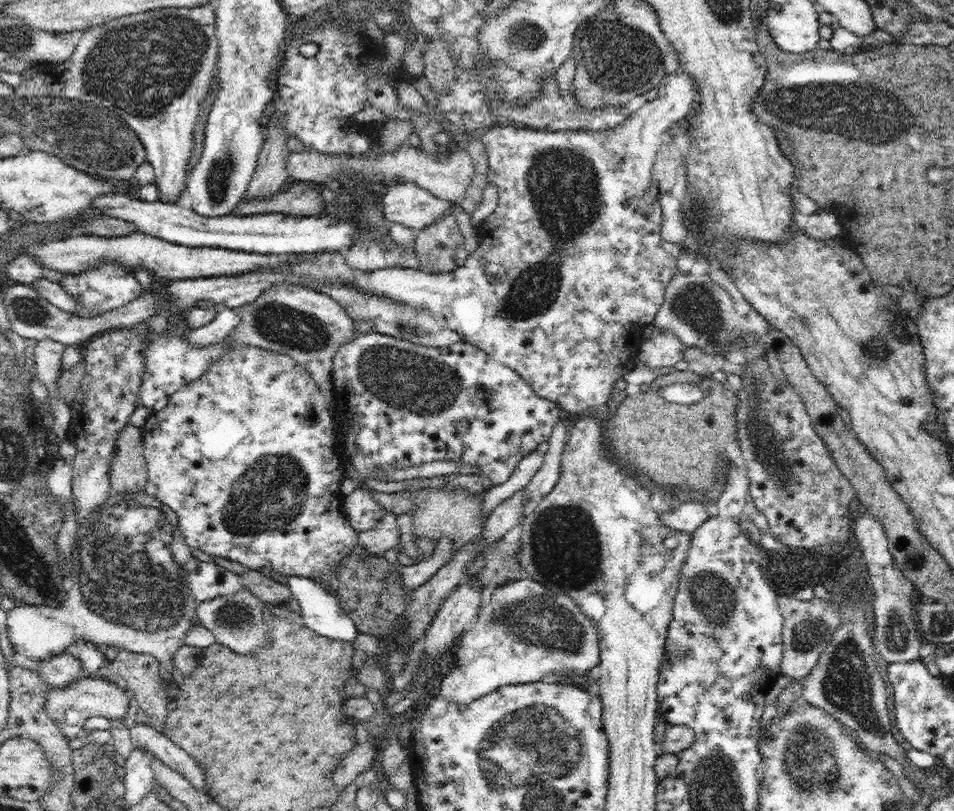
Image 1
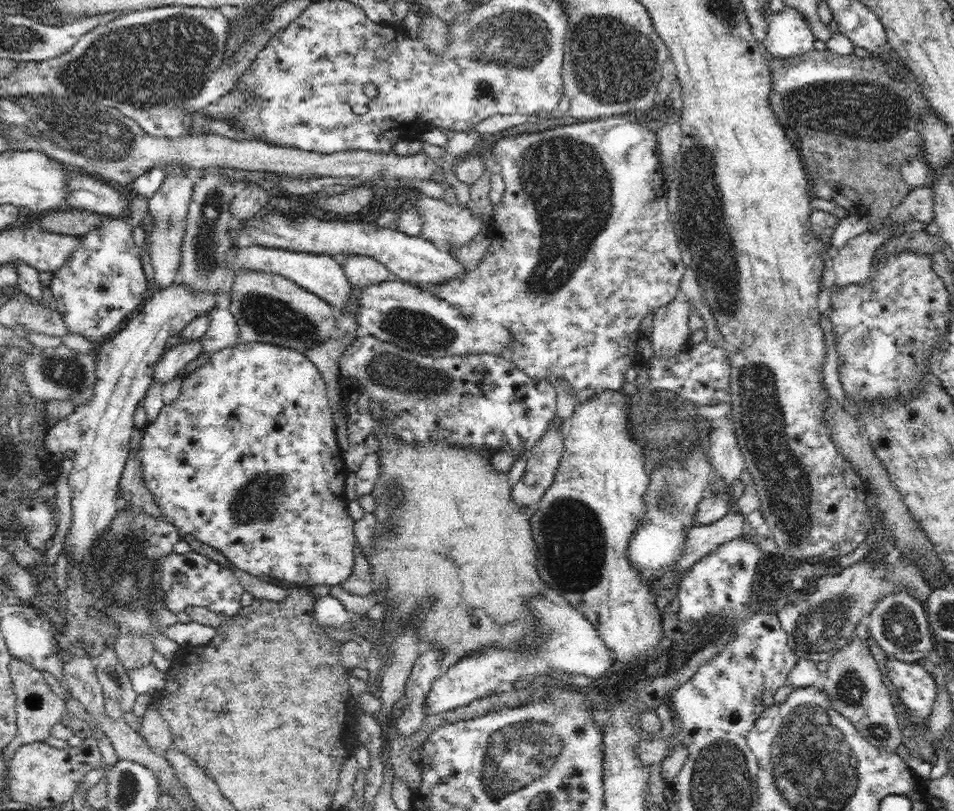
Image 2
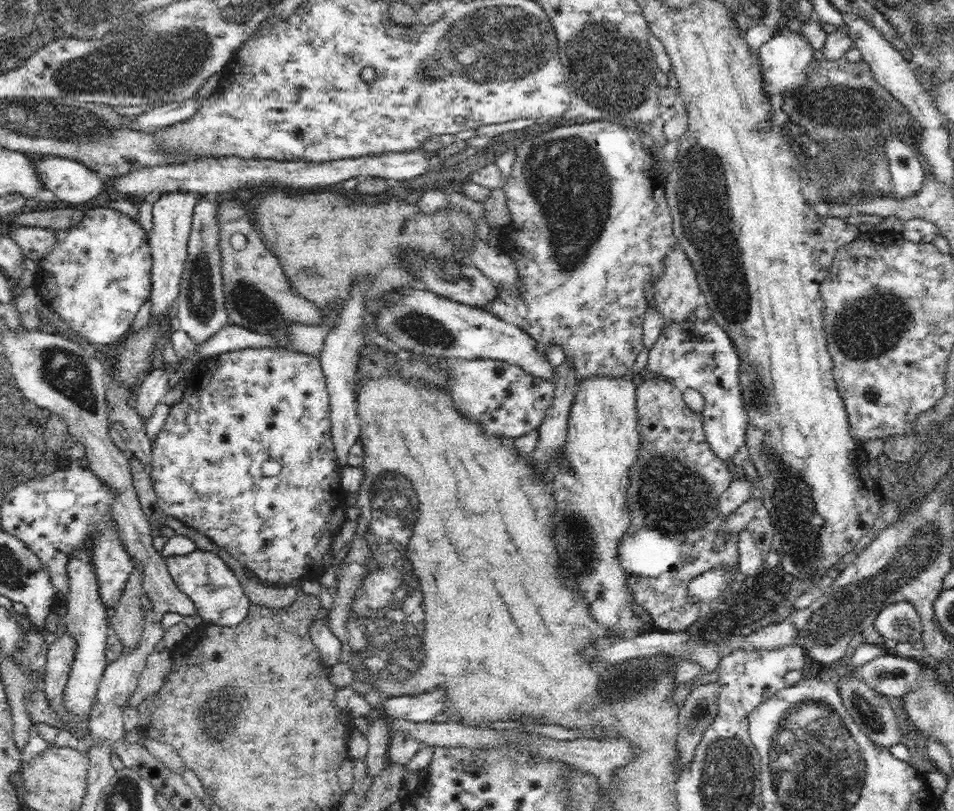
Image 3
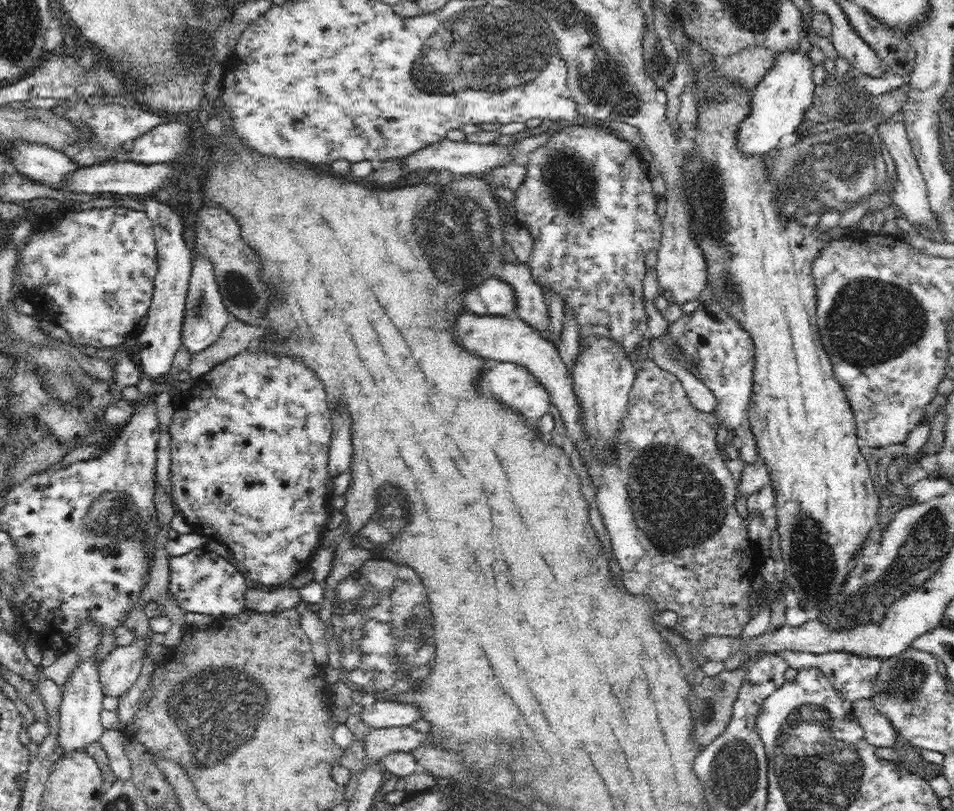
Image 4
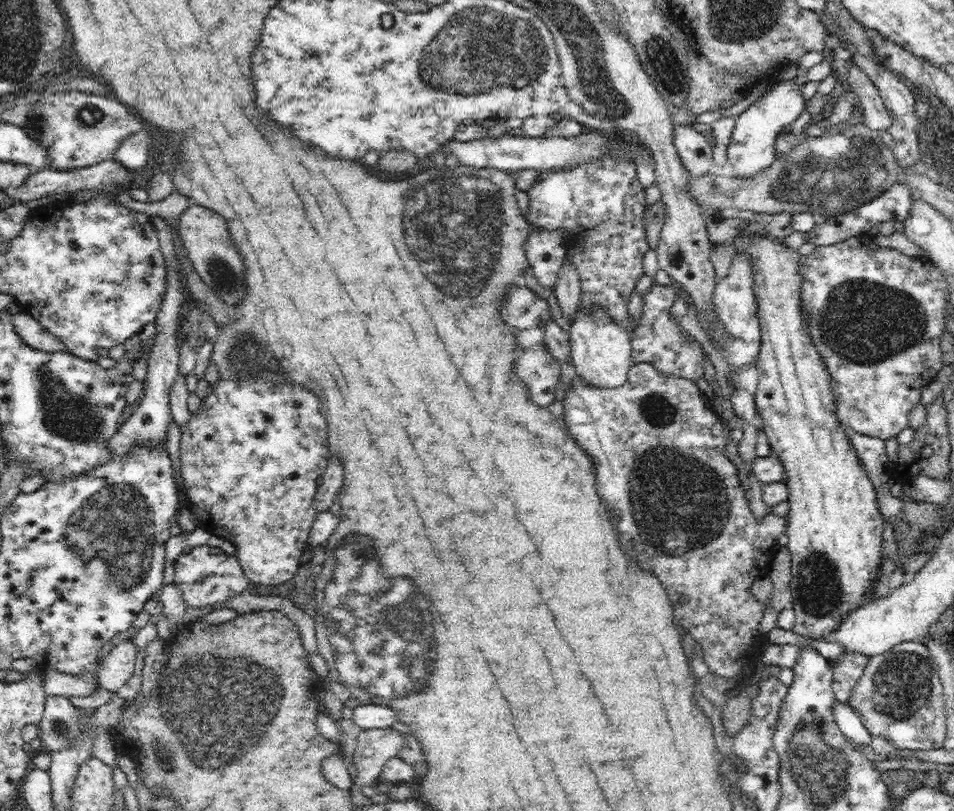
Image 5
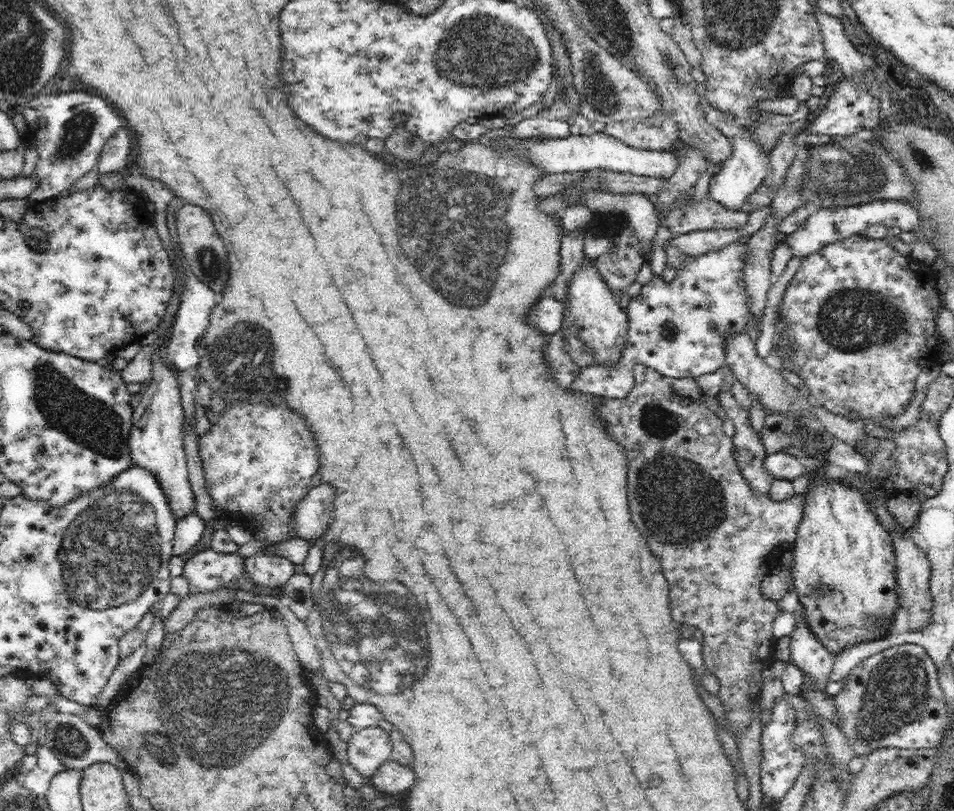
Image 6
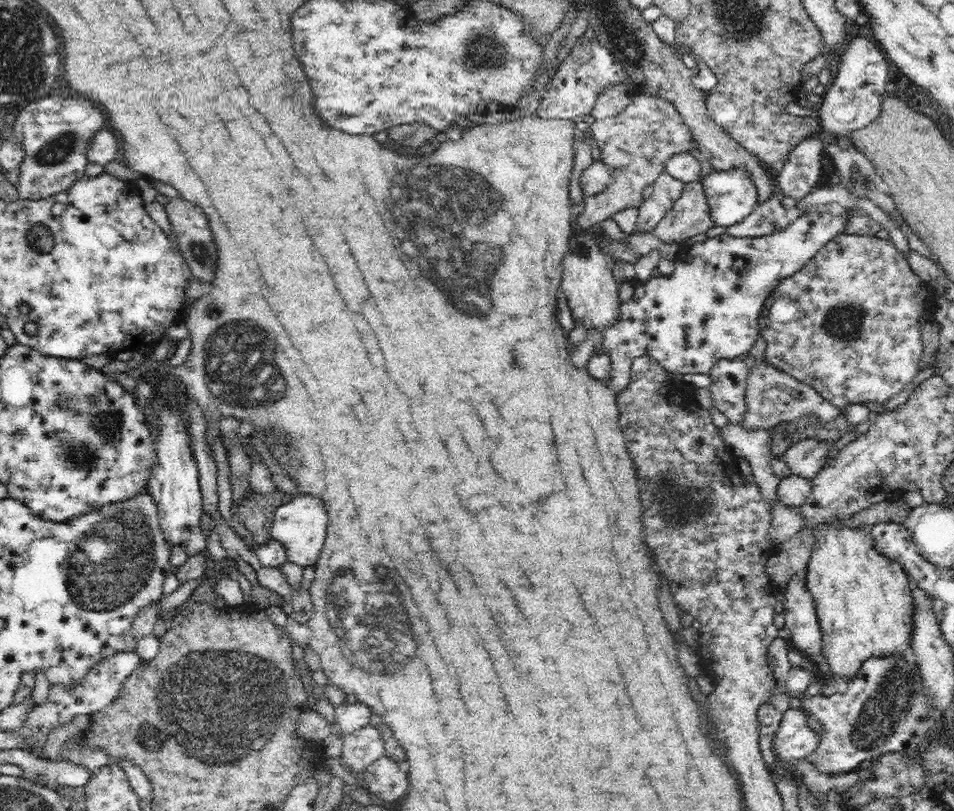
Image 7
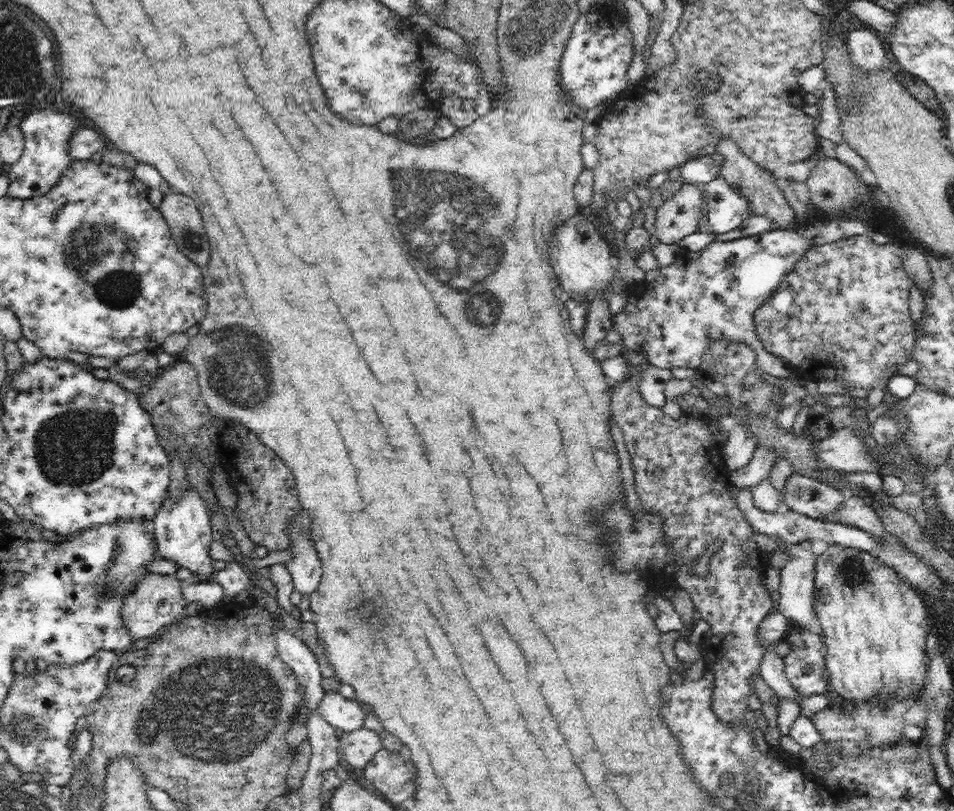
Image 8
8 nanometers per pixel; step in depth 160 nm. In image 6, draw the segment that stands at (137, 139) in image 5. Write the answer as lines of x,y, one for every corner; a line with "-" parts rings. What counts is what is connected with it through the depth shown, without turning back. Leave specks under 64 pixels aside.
123,128
116,130
104,142
102,150
98,154
96,167
99,168
100,174
114,171
122,172
122,168
126,170
130,148
131,142
128,139
127,130

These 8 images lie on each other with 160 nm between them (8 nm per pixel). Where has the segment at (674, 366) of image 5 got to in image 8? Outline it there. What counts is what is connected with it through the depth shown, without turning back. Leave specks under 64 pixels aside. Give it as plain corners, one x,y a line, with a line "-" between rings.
766,231
754,236
731,240
730,242
713,242
698,252
681,250
672,264
661,267
652,282
645,282
634,290
638,301
636,320
632,324
632,314
622,311
614,316
614,324
624,337
624,355
638,357
658,367
670,369
672,366
696,370
700,365
704,348
711,339
728,337
748,341
757,353
757,365
766,374
782,379
790,378
794,371
786,359
766,350
757,338
752,316
761,302
772,294
780,284
781,278
792,270
793,264
808,248
808,239
796,231

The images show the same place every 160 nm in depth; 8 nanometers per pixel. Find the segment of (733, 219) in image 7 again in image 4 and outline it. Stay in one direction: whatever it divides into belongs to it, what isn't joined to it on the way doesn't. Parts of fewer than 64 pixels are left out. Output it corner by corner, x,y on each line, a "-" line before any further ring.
801,50
777,55
774,68
762,82
753,88
748,114
738,122
736,149
742,158
763,158
778,148
782,136
795,132
805,112
813,103
815,84
812,82
813,64
808,54

